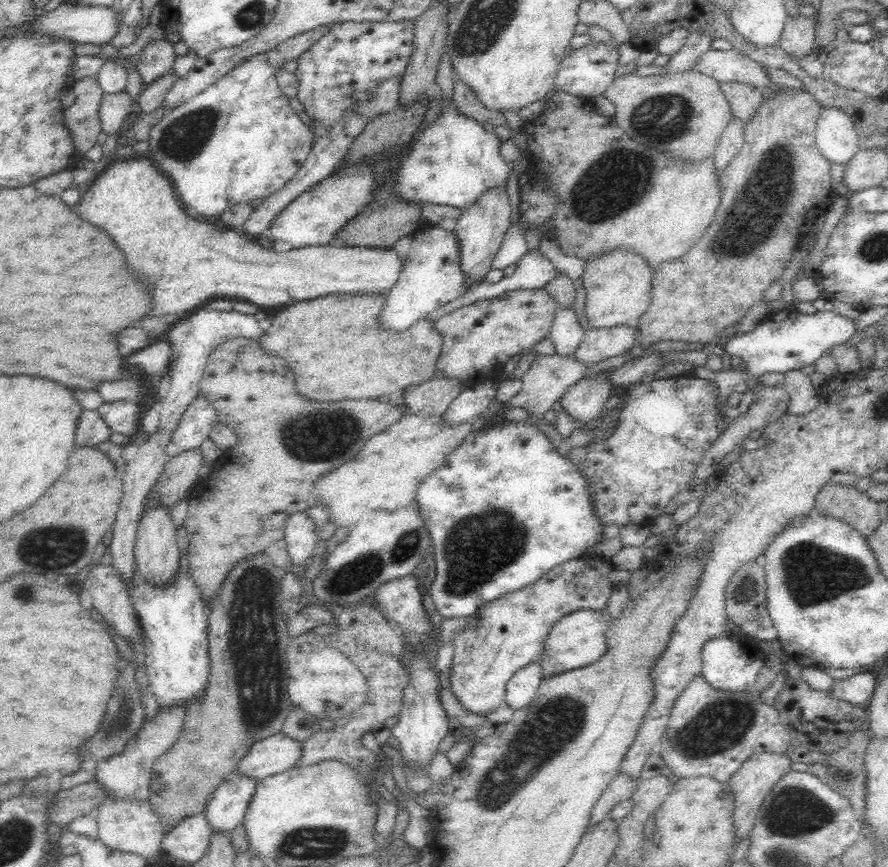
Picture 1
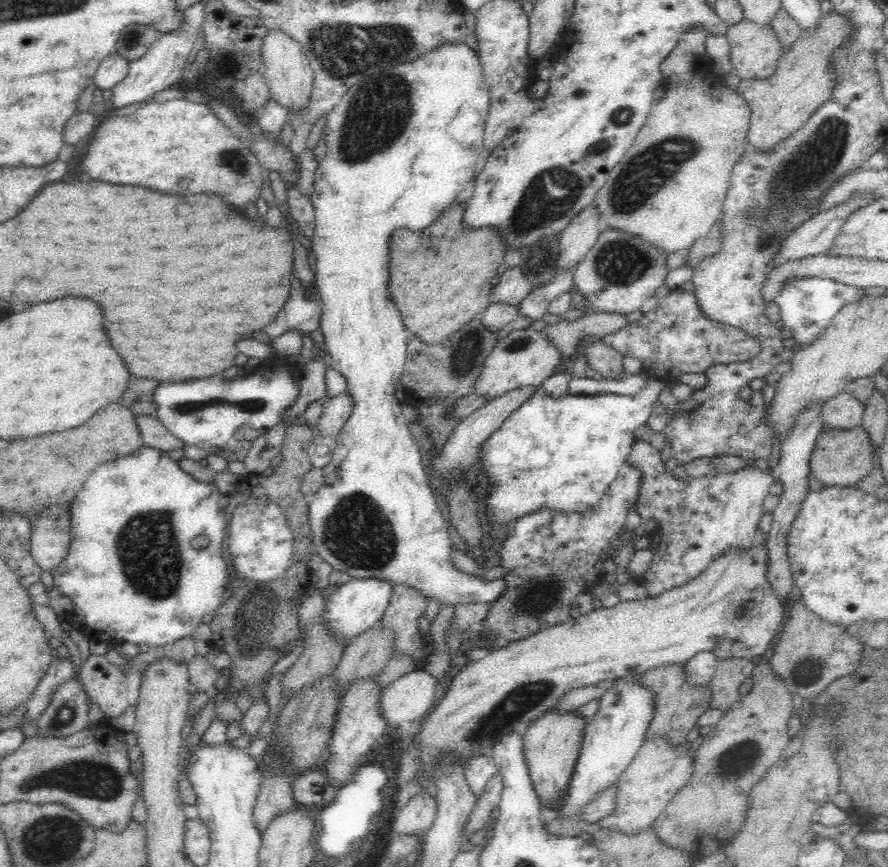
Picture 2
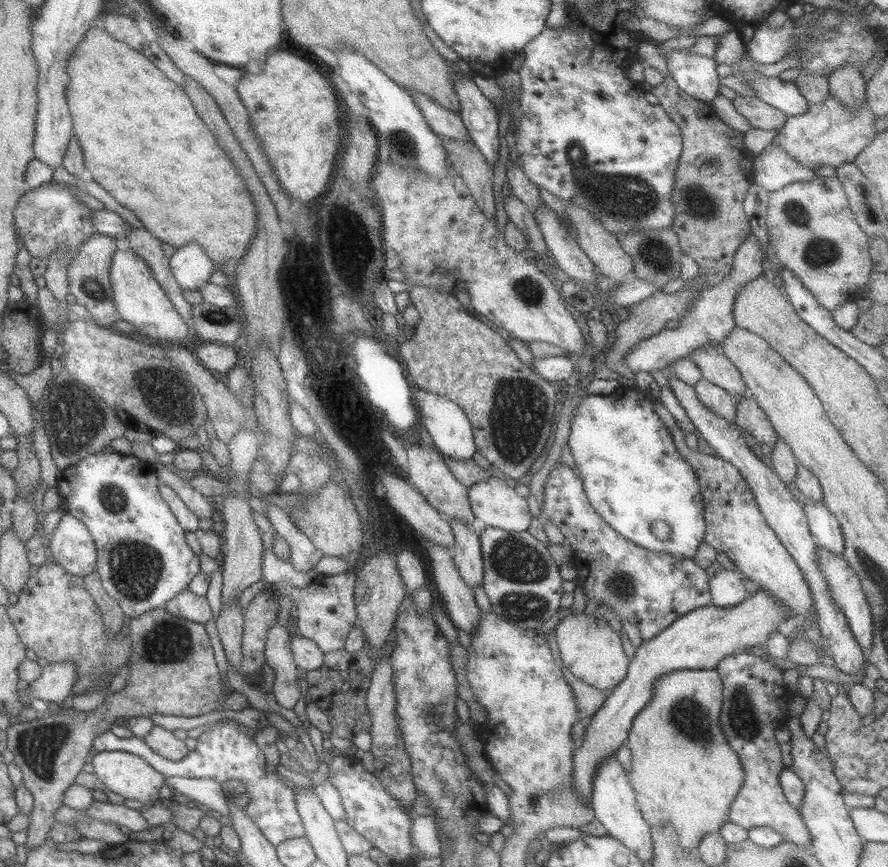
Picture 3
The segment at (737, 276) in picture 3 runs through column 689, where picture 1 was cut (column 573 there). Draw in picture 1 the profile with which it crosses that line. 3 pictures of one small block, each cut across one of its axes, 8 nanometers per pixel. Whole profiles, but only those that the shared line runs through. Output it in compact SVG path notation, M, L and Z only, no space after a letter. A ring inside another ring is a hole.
M572 306L558 308L554 314L554 322L550 326L549 338L555 346L555 353L571 356L578 350L584 338L585 330L576 318Z

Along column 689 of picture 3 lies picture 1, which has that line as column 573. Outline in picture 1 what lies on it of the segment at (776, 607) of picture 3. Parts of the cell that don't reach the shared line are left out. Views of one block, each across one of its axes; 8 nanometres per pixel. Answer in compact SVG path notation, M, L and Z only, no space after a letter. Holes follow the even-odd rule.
M585 608L558 620L558 623L554 624L546 638L543 653L539 660L542 675L549 678L598 662L608 650L606 630L608 630L611 620L604 613L586 610Z

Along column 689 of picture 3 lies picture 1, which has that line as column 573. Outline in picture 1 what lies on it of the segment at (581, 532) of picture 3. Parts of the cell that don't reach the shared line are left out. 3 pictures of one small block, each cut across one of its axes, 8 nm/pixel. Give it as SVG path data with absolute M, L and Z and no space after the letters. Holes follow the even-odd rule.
M586 553L550 568L532 584L481 606L472 617L472 626L464 628L451 640L454 659L450 685L461 705L484 716L504 706L506 686L512 676L520 668L539 662L546 638L558 620L582 608L604 613L616 587L610 580L614 569L610 558Z

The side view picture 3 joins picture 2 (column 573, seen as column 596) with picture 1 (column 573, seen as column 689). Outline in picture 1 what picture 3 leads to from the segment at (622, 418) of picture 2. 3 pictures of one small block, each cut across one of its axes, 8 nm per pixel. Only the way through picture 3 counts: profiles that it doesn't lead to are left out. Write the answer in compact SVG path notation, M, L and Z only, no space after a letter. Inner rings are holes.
M502 419L500 422L492 425L486 425L482 429L472 431L460 446L457 446L450 454L446 455L444 462L430 473L418 486L416 490L416 501L420 507L420 515L426 521L426 527L432 537L432 546L435 552L436 580L430 588L430 594L436 609L443 618L468 617L474 616L478 609L484 604L524 588L538 580L543 574L546 574L550 568L557 564L562 564L579 555L583 555L586 548L596 546L602 540L604 525L600 523L596 509L590 499L590 479L578 471L578 467L568 459L558 453L554 444L548 437L541 426L536 426L526 422L509 422Z

